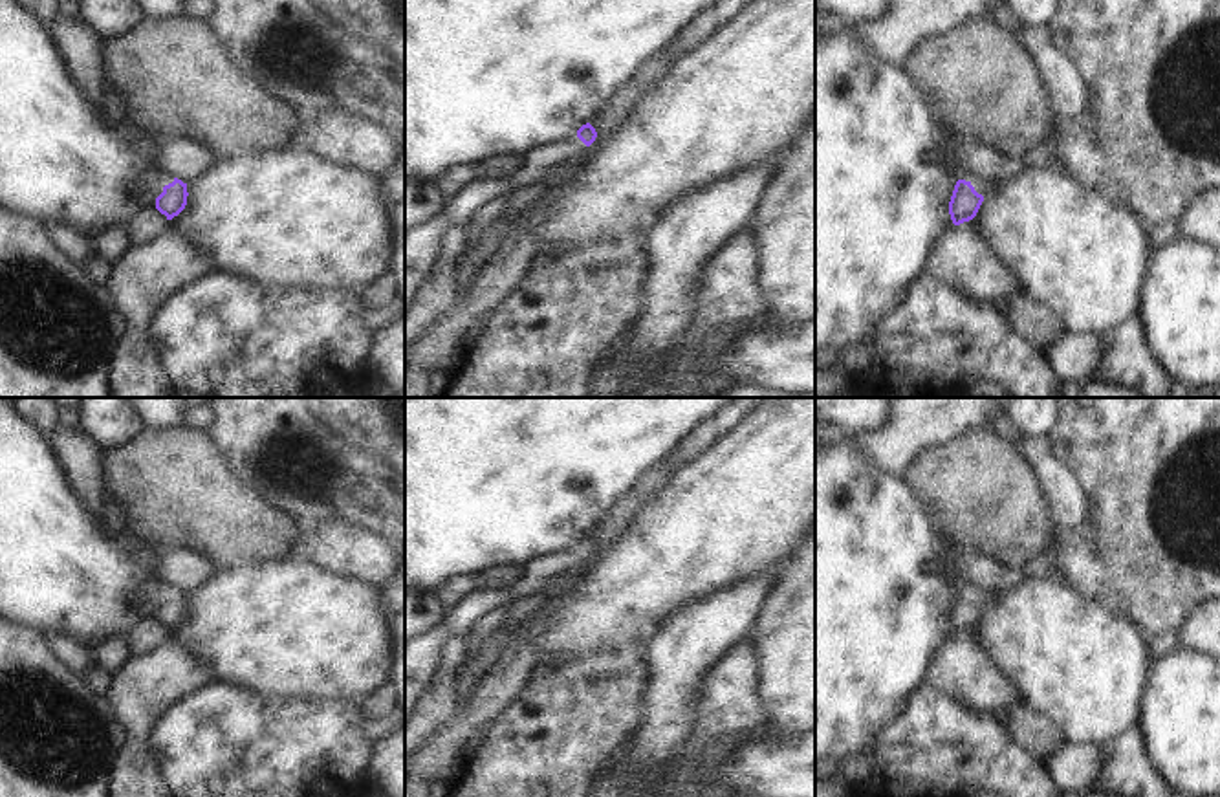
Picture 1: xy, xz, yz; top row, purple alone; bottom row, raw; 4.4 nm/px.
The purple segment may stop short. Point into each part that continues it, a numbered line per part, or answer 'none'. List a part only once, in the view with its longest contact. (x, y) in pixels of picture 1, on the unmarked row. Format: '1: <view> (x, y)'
1: xy (151, 596)

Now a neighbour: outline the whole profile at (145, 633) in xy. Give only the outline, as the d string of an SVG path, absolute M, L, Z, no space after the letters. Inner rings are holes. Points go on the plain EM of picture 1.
M137 617L125 632L130 658L137 658L167 641L167 627L156 617Z

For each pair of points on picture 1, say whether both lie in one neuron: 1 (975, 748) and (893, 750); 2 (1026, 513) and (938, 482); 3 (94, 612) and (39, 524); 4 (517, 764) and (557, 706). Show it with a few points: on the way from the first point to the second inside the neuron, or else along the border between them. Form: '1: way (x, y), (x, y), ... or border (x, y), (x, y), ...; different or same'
1: way (955, 750), (913, 750); same
2: way (1004, 513), (977, 488), (960, 482); same
3: way (81, 590), (39, 546); same
4: way (532, 752), (557, 726), (557, 720); same

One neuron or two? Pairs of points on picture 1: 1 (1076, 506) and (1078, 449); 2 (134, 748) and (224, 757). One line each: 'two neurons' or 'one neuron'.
1: two neurons
2: two neurons

